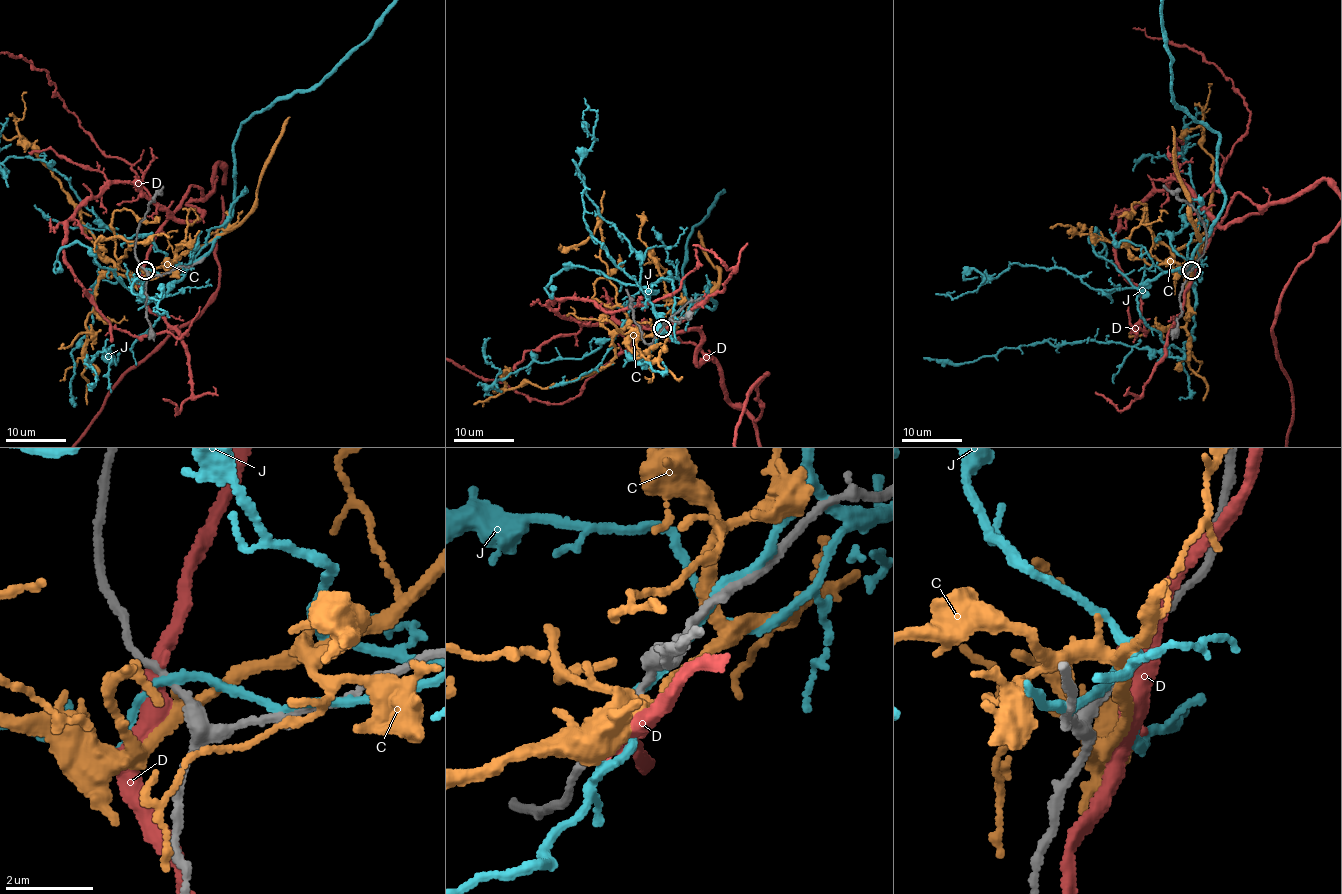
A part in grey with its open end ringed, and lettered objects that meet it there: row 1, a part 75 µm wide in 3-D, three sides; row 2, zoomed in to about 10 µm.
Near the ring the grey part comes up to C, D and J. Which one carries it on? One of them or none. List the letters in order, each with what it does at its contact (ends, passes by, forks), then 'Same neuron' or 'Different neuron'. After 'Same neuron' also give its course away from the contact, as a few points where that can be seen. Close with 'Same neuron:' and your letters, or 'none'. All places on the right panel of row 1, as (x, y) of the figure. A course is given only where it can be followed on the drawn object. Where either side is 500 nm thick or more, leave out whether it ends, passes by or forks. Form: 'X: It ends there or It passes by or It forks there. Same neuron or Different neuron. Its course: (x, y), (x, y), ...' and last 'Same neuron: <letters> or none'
C: It passes by. Same neuron. Its course: (1191, 271), (1176, 273), (1171, 259), (1208, 217), (1207, 84)
D: It passes by. Different neuron
J: It passes by. Different neuron
Same neuron: C

